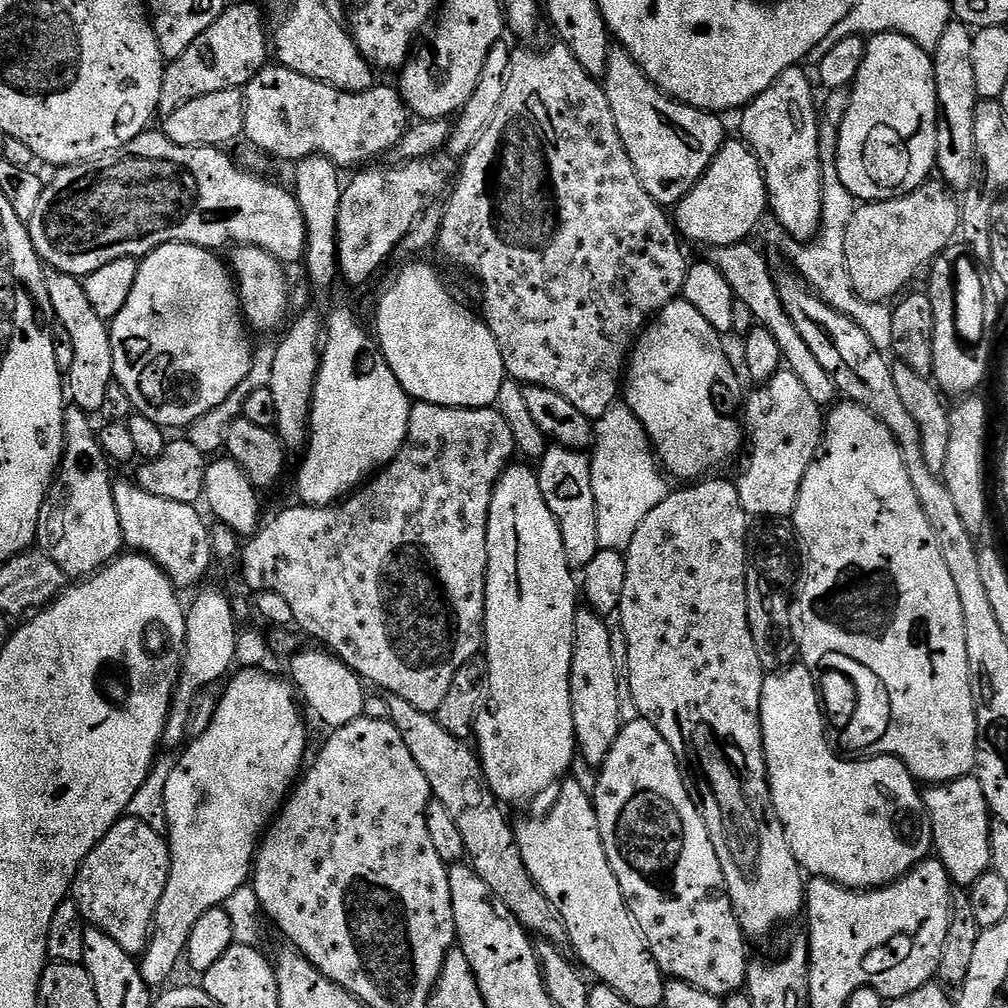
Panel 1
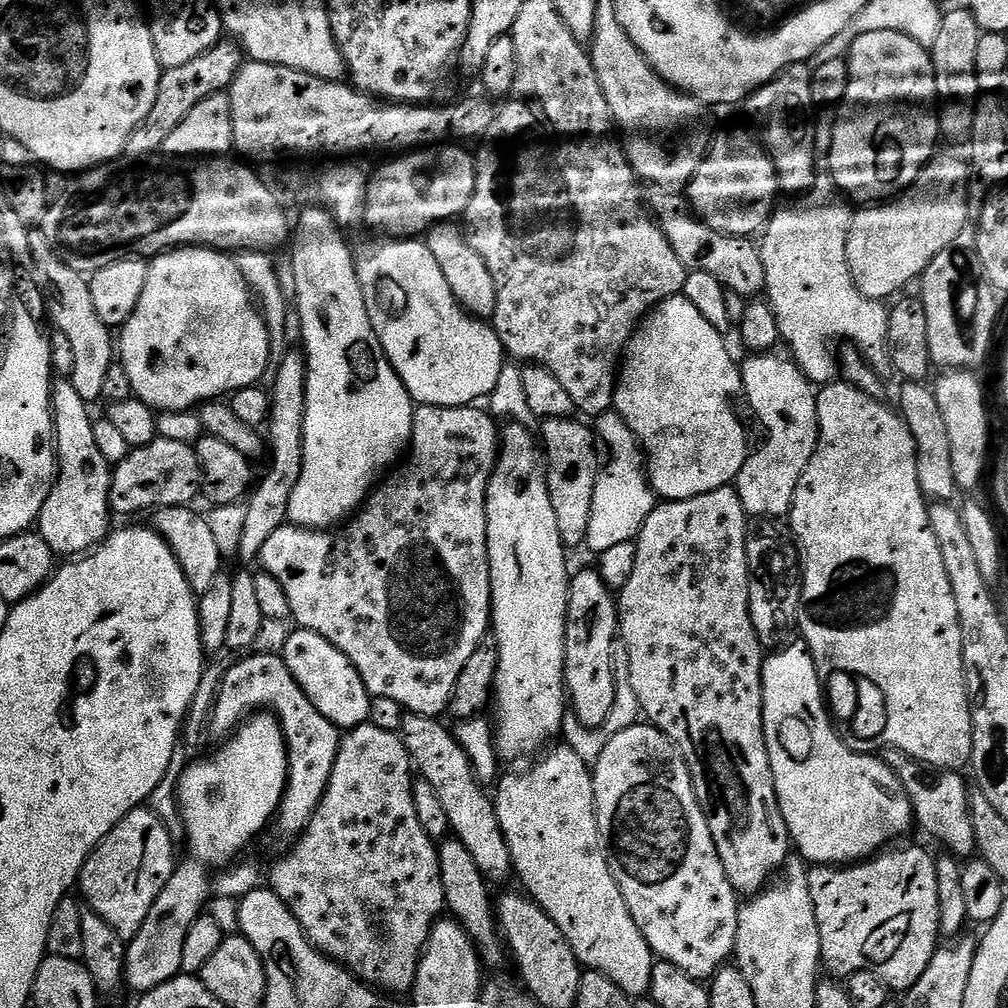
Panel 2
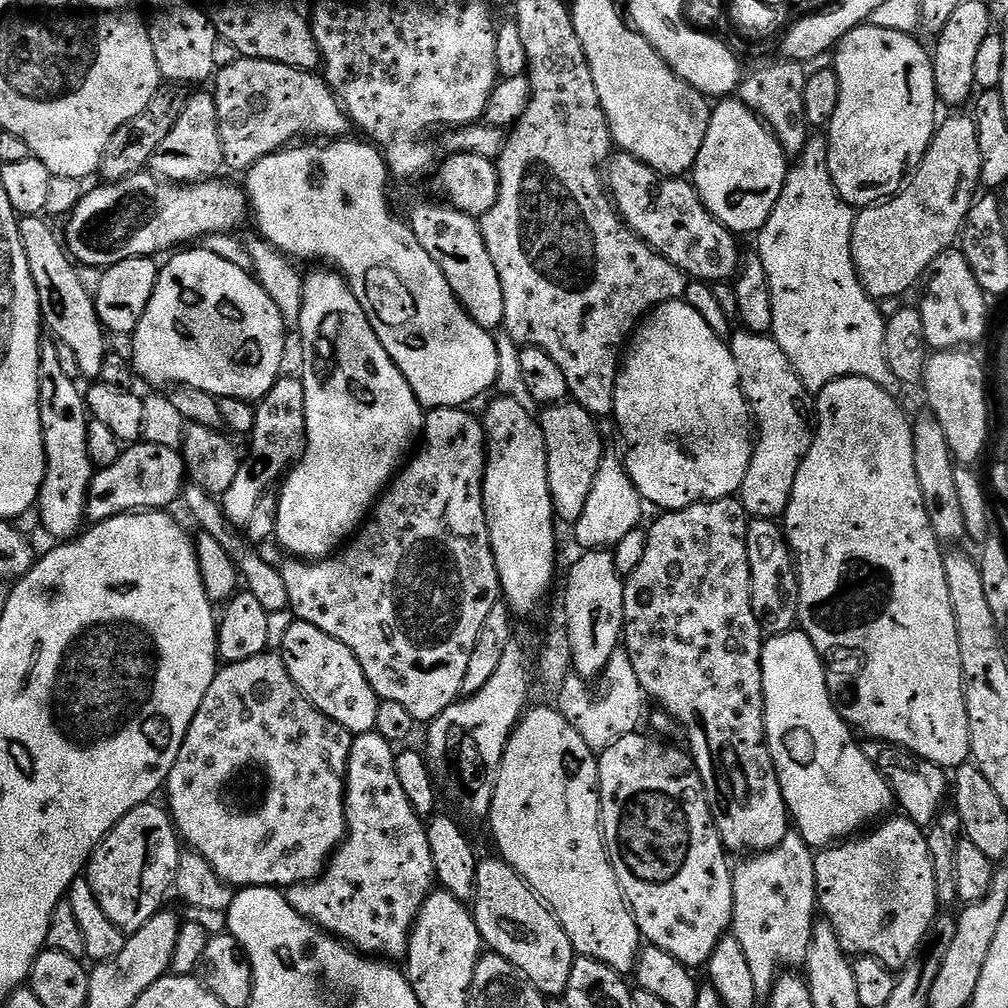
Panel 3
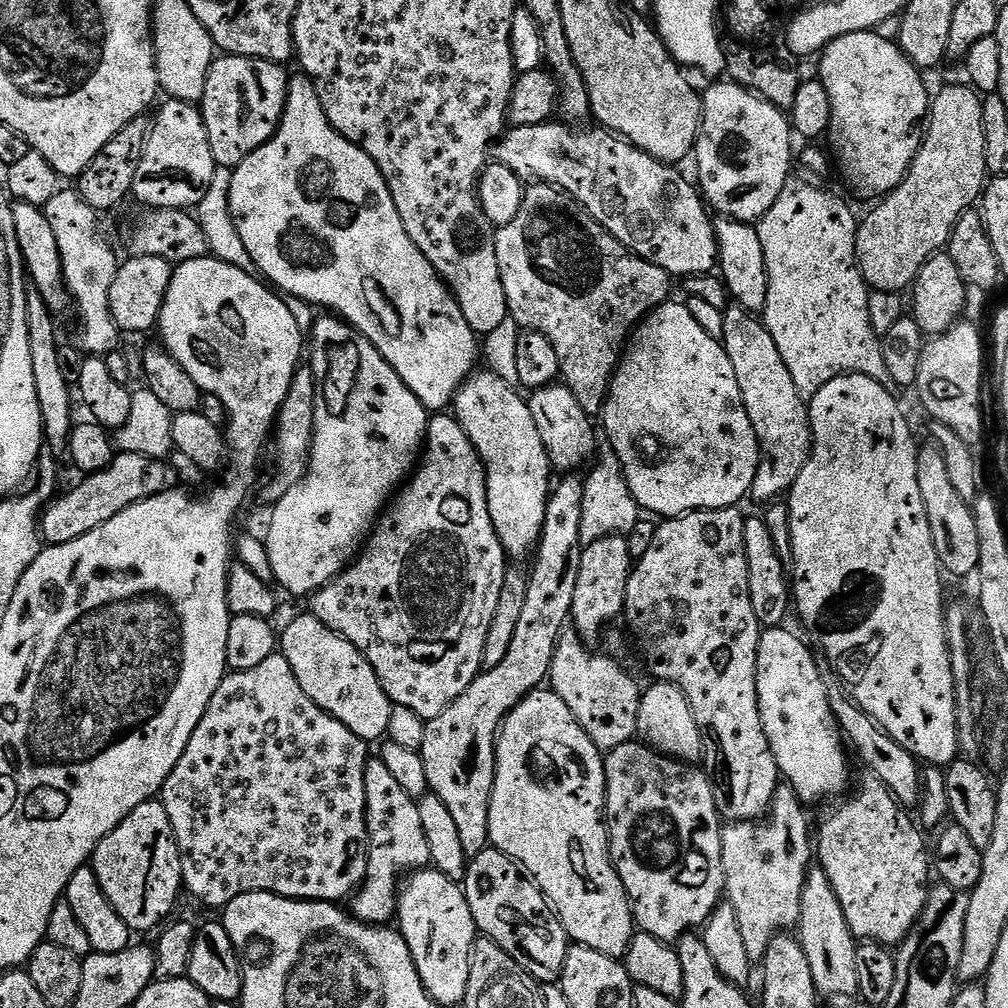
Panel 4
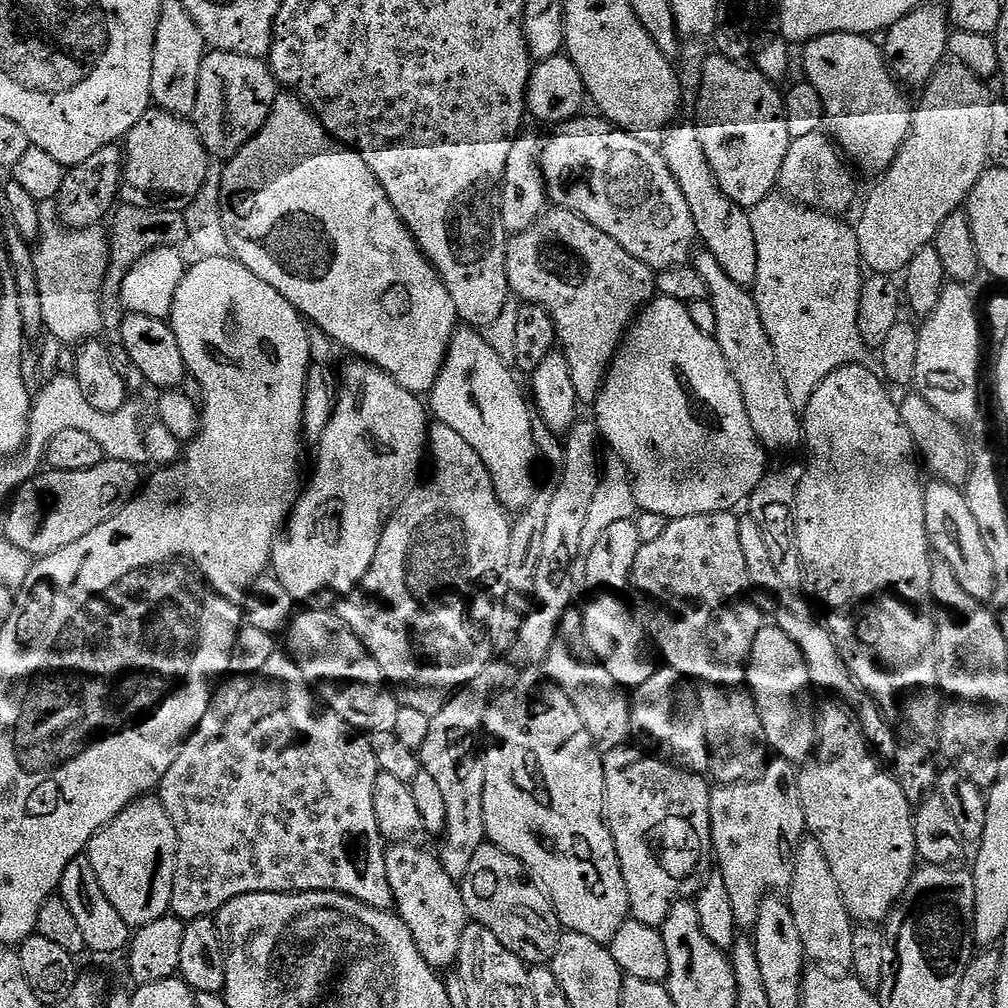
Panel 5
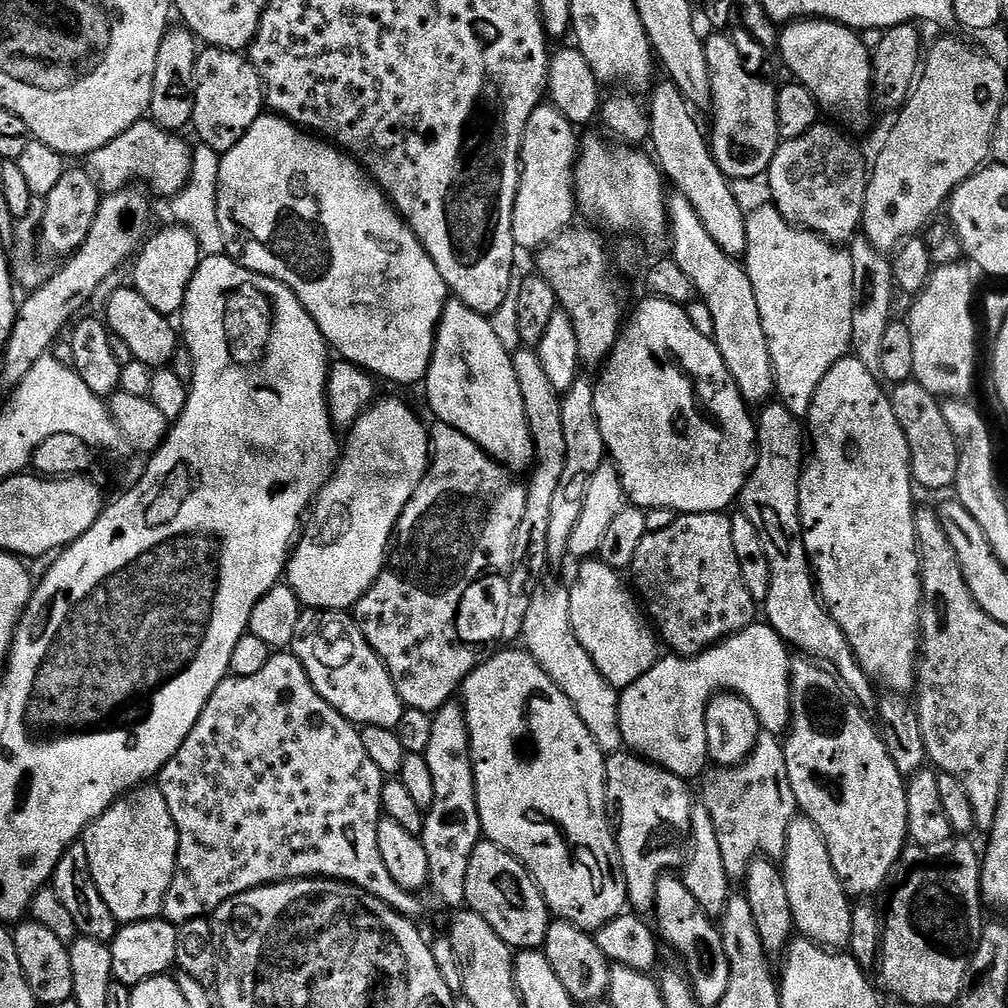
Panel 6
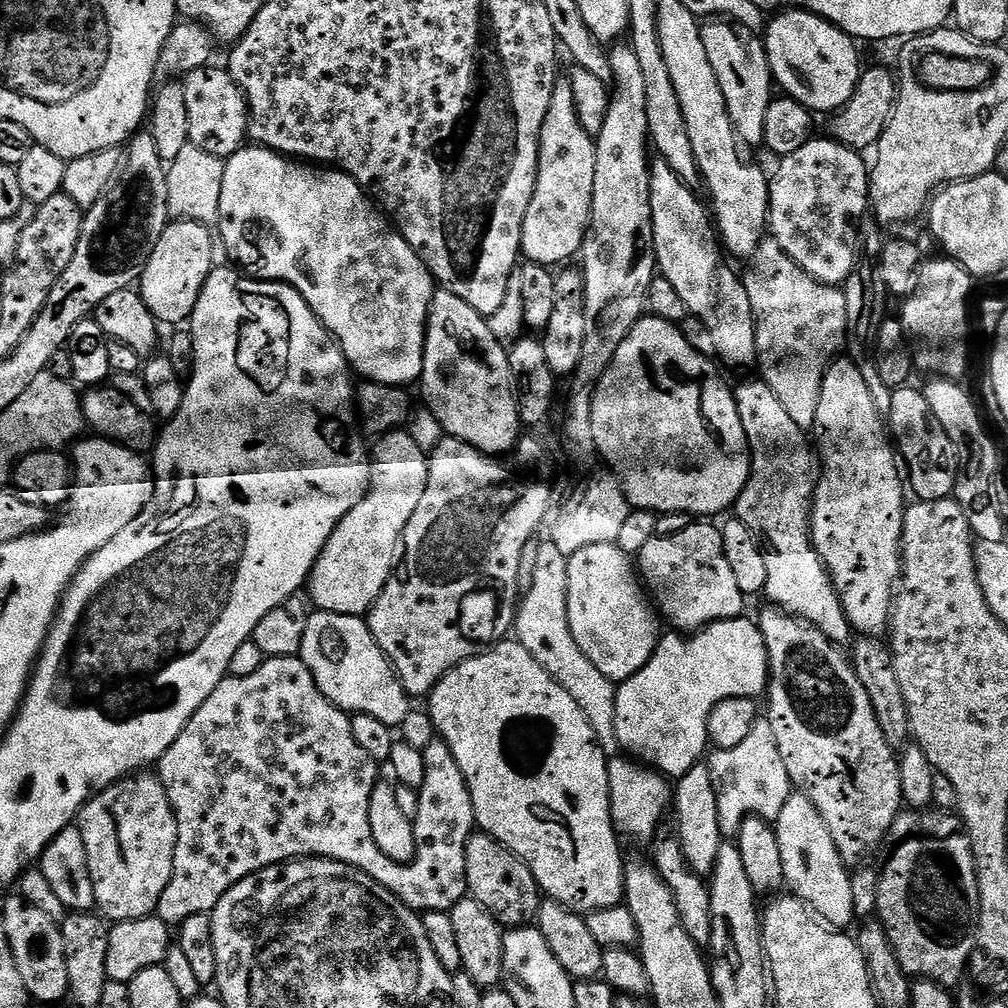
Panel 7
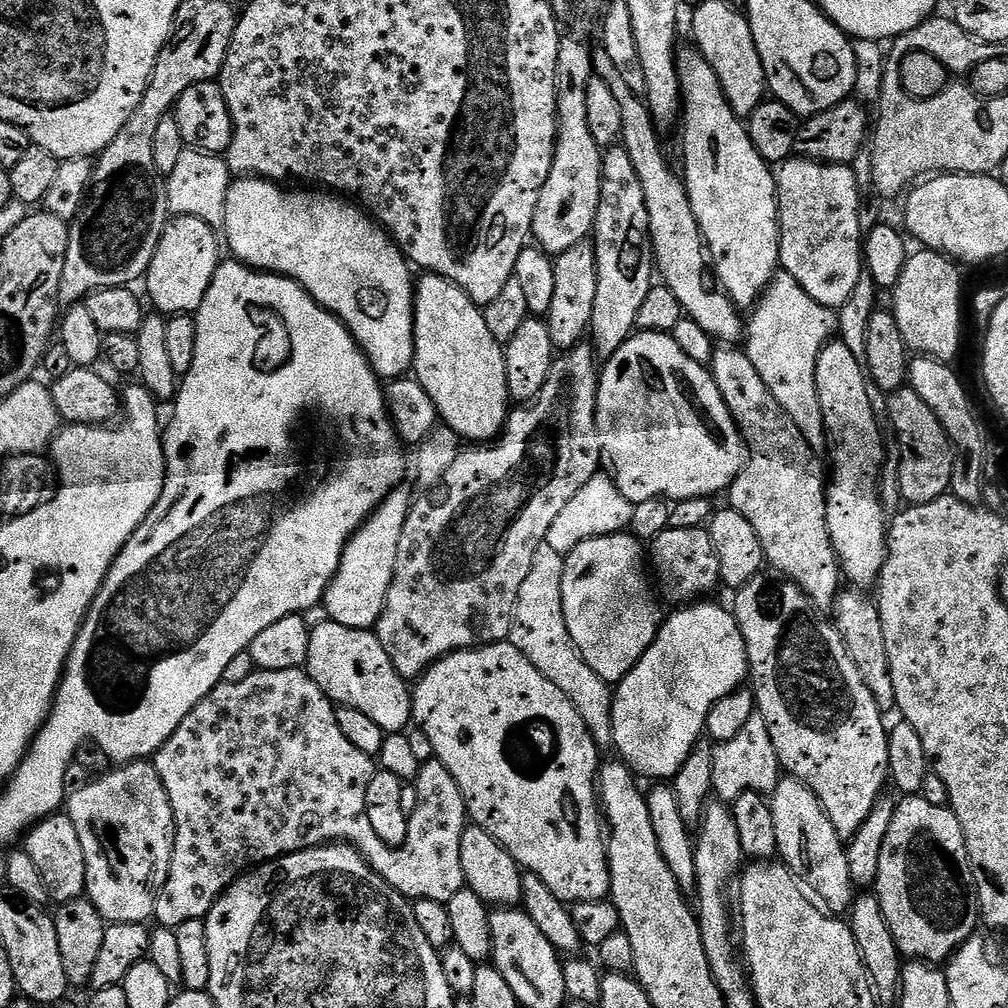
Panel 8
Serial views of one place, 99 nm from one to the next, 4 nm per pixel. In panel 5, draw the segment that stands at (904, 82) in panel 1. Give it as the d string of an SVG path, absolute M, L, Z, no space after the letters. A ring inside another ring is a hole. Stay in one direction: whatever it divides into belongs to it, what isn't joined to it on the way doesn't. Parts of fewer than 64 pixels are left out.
M849 32L826 34L803 45L802 59L807 84L822 98L827 135L857 169L883 174L906 142L914 108L884 63L881 45L872 40Z

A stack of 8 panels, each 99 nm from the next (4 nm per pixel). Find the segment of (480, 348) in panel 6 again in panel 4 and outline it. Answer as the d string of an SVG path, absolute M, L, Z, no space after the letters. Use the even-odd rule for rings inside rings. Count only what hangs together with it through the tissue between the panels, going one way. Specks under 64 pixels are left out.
M477 371L469 376L463 386L457 390L454 415L460 421L462 430L466 430L470 442L480 455L480 461L484 463L490 522L494 522L494 530L502 542L505 553L509 557L531 557L540 542L540 531L546 518L546 506L550 485L553 483L554 469L548 460L542 434L538 434L538 426L534 426L534 414L530 414L527 399L523 395L520 397L521 393L513 385L507 384L496 372L483 371Z

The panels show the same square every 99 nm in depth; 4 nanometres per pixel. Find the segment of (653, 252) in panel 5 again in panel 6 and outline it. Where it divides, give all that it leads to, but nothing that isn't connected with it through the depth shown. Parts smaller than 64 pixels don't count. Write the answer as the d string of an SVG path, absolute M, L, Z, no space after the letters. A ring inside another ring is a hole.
M596 136L583 137L582 143L578 148L578 155L576 158L576 167L574 169L574 191L576 193L576 203L578 205L579 211L584 212L588 216L593 216L598 223L604 228L609 228L612 232L633 232L636 236L645 236L648 240L653 240L654 243L660 244L669 239L670 236L670 217L668 214L668 201L670 199L669 193L664 193L664 188L666 189L666 177L663 172L660 171L655 159L647 151L641 150L636 146L621 146L619 143L611 142L612 144L607 144L604 140L599 140Z

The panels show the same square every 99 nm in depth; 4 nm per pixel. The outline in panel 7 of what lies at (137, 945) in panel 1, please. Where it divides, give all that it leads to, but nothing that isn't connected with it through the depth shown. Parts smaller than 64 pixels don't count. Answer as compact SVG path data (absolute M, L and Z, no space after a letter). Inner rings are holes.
M133 774L112 787L99 791L91 800L85 804L80 811L78 827L82 834L82 842L86 842L86 862L90 866L90 882L94 882L94 898L99 915L108 922L119 922L122 920L137 920L146 918L155 913L158 902L166 890L166 886L172 877L172 867L174 866L174 850L176 849L176 819L174 810L168 801L166 790L162 786L159 775L144 776L148 774Z

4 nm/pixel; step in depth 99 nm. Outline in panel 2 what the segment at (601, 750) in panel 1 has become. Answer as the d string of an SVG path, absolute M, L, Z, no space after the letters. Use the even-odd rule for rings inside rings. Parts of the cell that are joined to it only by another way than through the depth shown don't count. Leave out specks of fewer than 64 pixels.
M595 567L584 568L573 575L568 582L568 613L566 614L566 646L564 647L564 687L570 708L574 711L575 719L587 728L600 728L610 718L610 706L614 706L614 662L612 651L618 639L620 627L620 609L613 589L606 586Z

